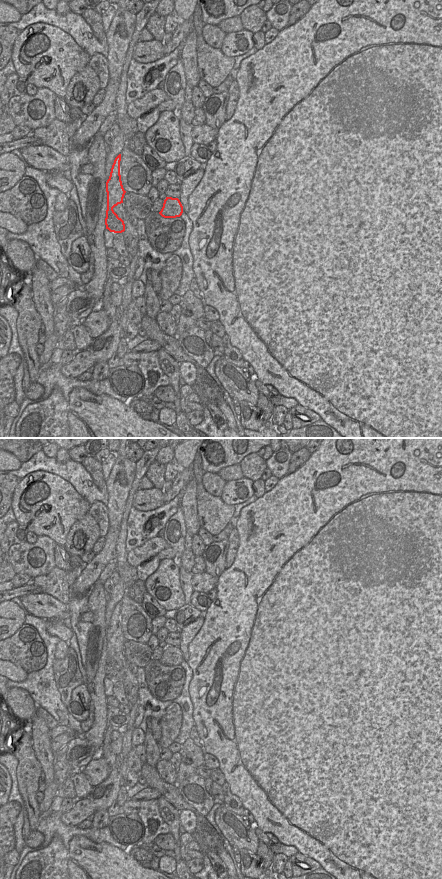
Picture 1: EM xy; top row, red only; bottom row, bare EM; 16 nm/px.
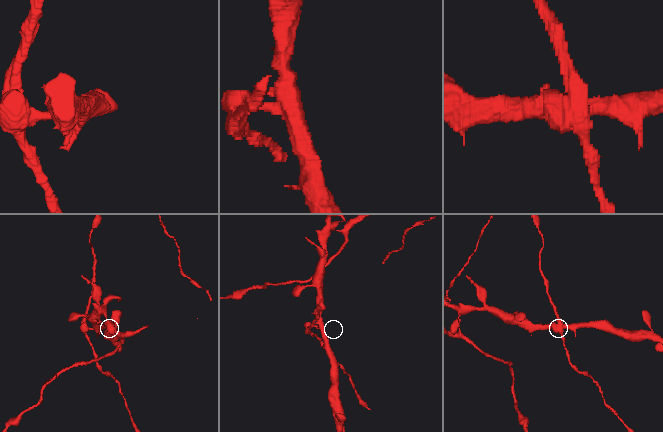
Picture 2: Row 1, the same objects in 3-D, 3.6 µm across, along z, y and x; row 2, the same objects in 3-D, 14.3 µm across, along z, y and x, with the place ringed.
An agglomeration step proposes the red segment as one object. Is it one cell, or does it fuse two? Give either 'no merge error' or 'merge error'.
merge error

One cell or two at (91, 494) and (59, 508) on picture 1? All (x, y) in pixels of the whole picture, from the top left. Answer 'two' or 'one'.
two

